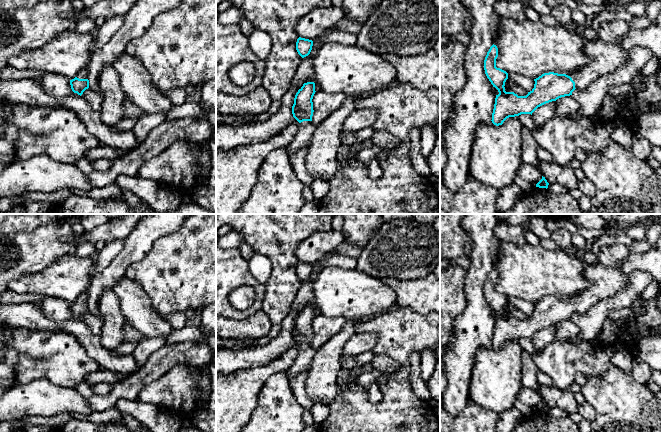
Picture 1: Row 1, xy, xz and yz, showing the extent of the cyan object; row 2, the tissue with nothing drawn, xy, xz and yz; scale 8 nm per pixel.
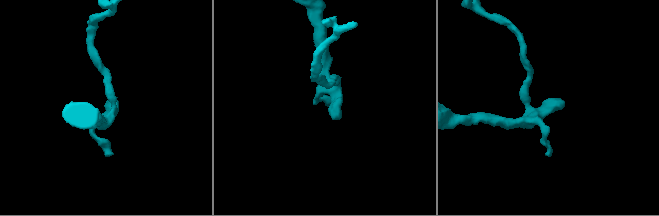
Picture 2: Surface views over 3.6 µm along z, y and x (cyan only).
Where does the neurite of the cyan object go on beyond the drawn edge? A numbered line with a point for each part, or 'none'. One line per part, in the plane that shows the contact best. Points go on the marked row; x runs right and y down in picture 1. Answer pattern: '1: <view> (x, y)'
1: yz (606, 57)

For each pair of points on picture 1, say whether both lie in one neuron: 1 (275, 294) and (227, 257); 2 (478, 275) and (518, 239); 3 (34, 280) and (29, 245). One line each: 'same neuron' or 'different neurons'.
1: different neurons
2: different neurons
3: different neurons

